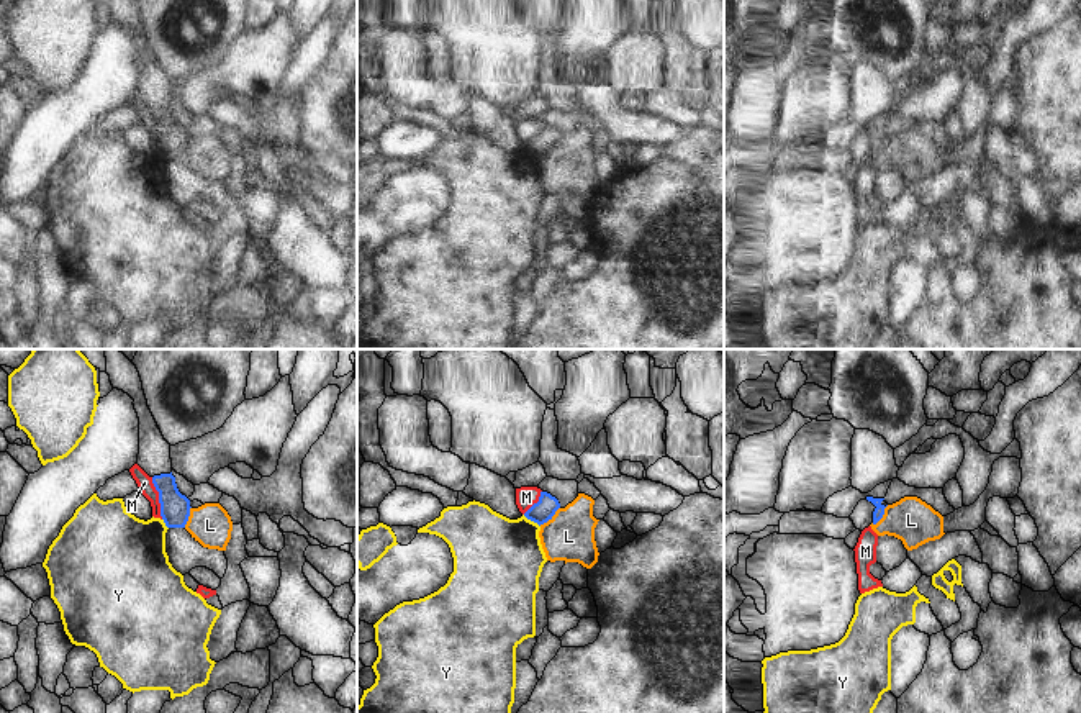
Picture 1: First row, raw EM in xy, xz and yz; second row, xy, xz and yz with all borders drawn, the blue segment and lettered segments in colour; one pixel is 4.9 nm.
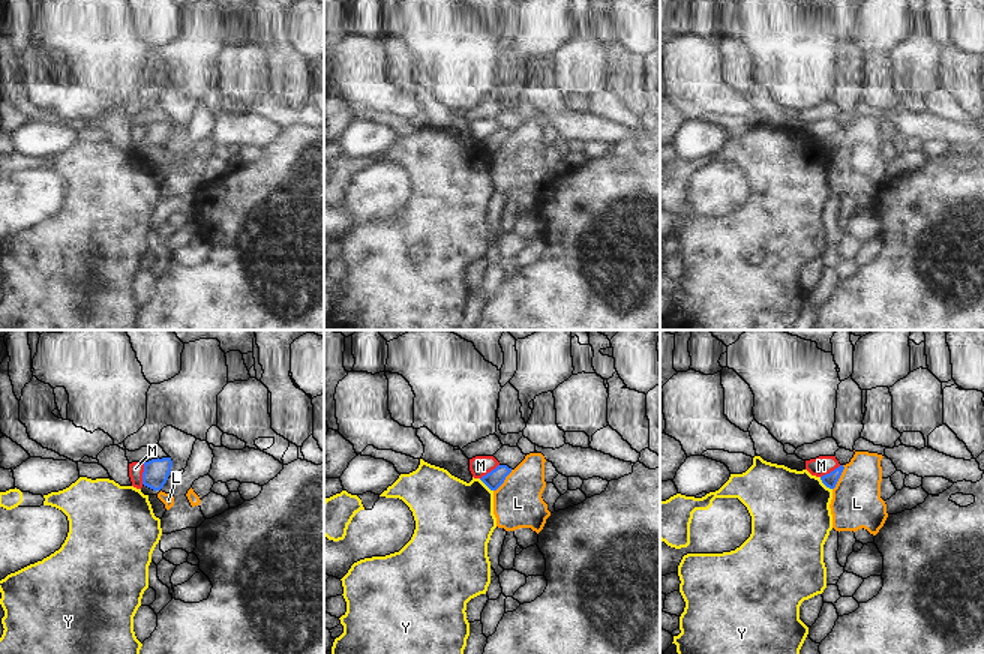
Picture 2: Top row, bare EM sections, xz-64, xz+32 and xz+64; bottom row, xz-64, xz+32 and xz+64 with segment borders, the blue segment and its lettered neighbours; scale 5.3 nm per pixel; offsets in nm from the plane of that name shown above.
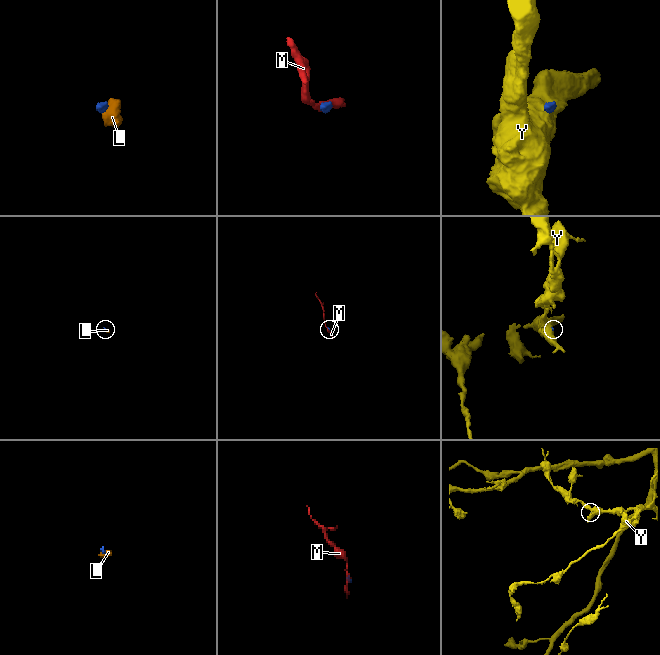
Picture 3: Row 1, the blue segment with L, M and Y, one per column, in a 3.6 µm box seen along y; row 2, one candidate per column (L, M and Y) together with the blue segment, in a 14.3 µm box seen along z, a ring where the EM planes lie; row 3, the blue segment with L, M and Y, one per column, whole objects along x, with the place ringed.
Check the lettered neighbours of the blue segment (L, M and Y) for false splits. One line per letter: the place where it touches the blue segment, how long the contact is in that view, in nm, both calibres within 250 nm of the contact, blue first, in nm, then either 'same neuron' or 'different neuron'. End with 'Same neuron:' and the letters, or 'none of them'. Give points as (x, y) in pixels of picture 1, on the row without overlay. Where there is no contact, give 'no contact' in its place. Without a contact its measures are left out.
L: contact xz (549, 151); length 140 nm; calibres 110 and 240 nm; different neuron
M: contact xy (159, 131); length 220 nm; calibres 140 and 80 nm; different neuron
Y: contact xz (531, 153); length 110 nm; calibres 110 and 420 nm; different neuron
Same neuron: none of them

